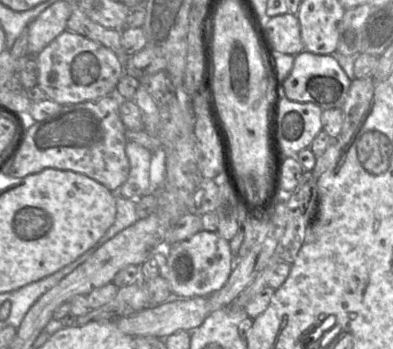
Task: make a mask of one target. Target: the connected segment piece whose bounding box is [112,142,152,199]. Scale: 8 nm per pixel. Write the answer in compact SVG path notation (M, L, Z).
M127 142L125 151L130 164L129 175L125 183L112 192L127 199L139 199L148 192L150 185L152 152L135 142Z

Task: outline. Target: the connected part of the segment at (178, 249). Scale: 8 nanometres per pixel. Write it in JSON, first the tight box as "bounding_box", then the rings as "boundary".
{"bounding_box":[164,230,232,297],"boundary":[[[200,230],[190,238],[167,247],[164,278],[168,281],[172,297],[209,297],[220,290],[232,271],[232,253],[229,241],[217,232]]]}

